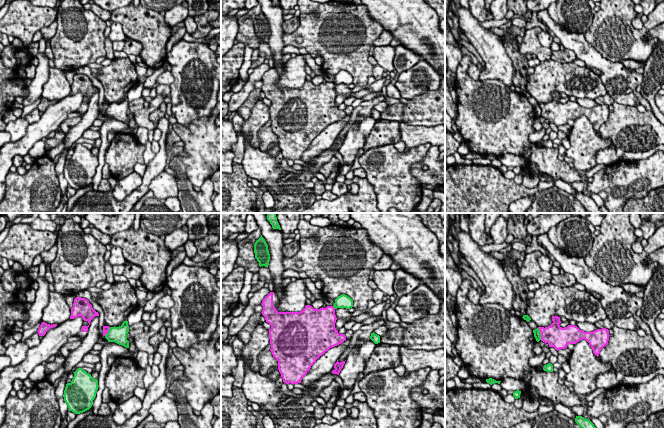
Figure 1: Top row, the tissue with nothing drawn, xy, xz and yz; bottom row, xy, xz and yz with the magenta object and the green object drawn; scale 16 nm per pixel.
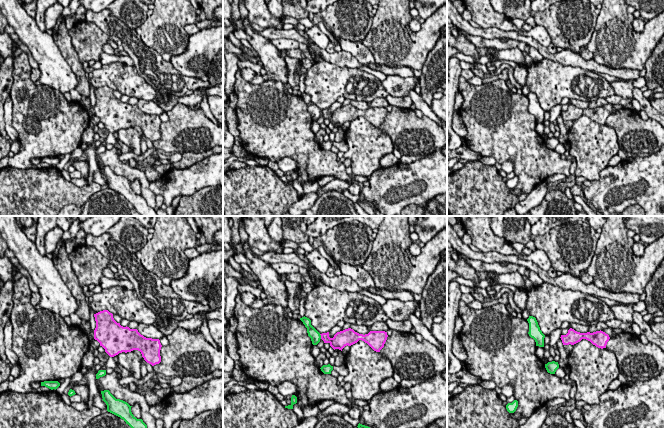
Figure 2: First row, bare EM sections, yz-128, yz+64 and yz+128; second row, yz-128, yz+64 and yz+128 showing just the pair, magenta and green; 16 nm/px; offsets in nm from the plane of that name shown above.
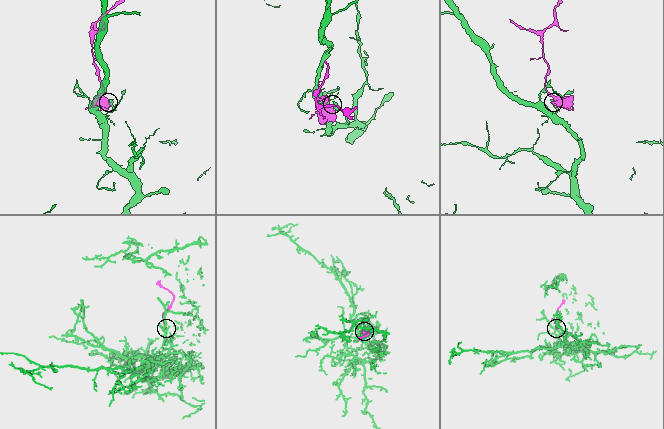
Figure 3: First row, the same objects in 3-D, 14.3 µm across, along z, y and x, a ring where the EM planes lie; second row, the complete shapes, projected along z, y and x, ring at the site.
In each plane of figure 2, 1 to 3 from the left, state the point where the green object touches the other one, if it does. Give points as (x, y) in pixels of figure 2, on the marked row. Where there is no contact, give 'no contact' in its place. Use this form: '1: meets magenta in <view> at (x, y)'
1: no contact
2: meets magenta in yz+64 at (321, 336)
3: no contact

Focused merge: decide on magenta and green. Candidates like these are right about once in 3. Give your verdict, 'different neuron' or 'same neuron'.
different neuron

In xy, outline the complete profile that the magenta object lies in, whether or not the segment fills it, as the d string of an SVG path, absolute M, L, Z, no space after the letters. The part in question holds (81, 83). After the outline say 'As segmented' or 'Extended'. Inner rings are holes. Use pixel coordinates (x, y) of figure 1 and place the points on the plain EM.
M76 73L74 75L73 83L71 84L70 95L74 95L81 92L84 97L87 97L90 101L91 96L95 92L99 92L99 89L96 88L89 77L85 74Z. As segmented

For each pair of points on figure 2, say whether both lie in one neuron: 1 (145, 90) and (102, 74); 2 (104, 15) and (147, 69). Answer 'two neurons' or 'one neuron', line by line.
1: one neuron
2: one neuron

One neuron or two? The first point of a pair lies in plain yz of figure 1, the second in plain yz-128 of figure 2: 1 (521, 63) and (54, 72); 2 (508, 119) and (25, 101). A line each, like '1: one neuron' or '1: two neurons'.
1: two neurons
2: one neuron

